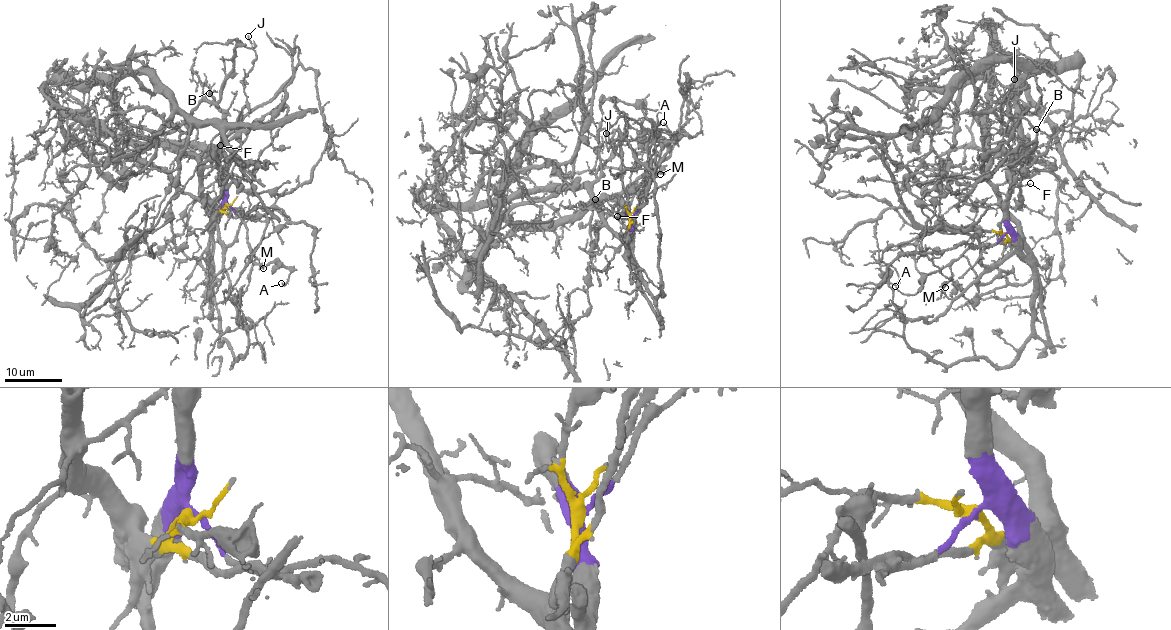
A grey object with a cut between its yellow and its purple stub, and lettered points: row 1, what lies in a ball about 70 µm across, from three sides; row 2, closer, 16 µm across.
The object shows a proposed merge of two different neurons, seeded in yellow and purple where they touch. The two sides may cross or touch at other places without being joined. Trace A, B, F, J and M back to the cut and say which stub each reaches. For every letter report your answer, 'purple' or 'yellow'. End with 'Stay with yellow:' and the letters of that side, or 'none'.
A: yellow
B: purple
F: purple
J: purple
M: yellow
Stay with yellow: A, M

